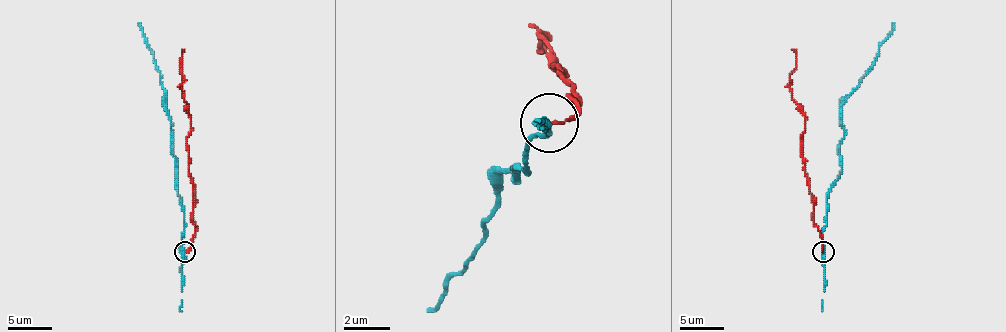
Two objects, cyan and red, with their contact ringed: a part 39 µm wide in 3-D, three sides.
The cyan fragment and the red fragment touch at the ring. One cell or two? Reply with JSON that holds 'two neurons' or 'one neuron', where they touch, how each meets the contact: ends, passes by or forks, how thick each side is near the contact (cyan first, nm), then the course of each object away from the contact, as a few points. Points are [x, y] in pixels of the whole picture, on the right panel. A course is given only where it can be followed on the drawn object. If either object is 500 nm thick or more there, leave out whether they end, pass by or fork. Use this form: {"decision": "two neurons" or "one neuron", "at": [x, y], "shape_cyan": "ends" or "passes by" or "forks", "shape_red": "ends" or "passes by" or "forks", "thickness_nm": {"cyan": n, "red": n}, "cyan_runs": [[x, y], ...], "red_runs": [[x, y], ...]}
{"decision": "two neurons", "at": [823, 252], "shape_cyan": "passes by", "shape_red": "ends", "thickness_nm": {"cyan": 320, "red": 120}, "cyan_runs": [[822, 252], [826, 198], [842, 169], [842, 102], [859, 84], [894, 23]], "red_runs": [[822, 252], [802, 143], [805, 115], [792, 97], [789, 86], [789, 73], [796, 67], [792, 49]]}

